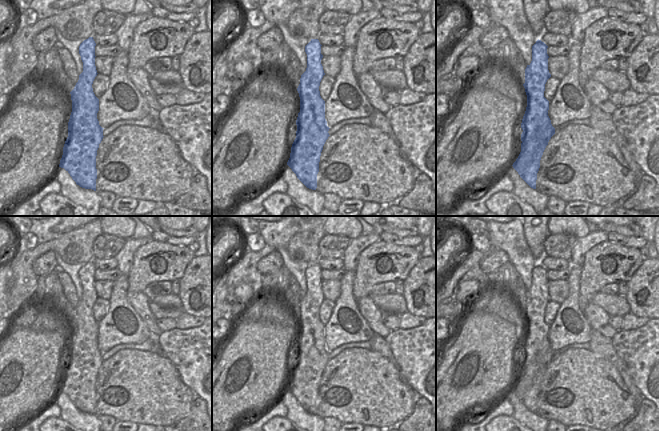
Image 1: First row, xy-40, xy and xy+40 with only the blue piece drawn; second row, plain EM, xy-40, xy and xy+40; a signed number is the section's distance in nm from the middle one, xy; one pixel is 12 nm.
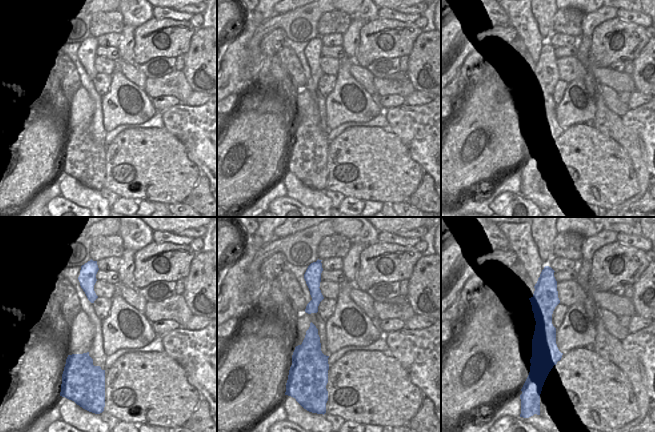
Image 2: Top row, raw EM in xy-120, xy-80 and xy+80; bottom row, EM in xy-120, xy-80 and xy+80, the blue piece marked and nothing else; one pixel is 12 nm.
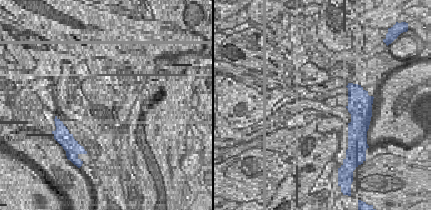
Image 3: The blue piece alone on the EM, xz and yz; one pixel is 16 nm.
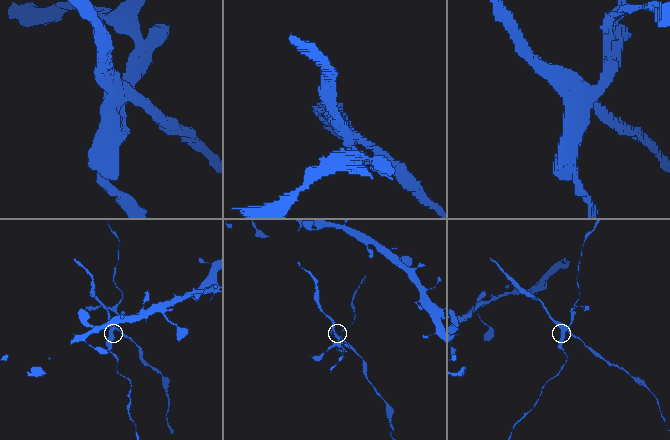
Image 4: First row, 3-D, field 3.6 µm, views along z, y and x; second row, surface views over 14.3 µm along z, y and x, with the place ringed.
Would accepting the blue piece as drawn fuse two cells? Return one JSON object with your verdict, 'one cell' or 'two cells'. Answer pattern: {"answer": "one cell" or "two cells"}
{"answer": "two cells"}

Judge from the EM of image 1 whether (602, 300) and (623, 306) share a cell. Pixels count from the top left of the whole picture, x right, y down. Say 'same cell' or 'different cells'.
same cell

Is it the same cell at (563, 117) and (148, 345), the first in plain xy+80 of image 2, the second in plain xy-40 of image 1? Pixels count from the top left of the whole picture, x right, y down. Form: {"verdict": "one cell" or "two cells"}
{"verdict": "two cells"}

